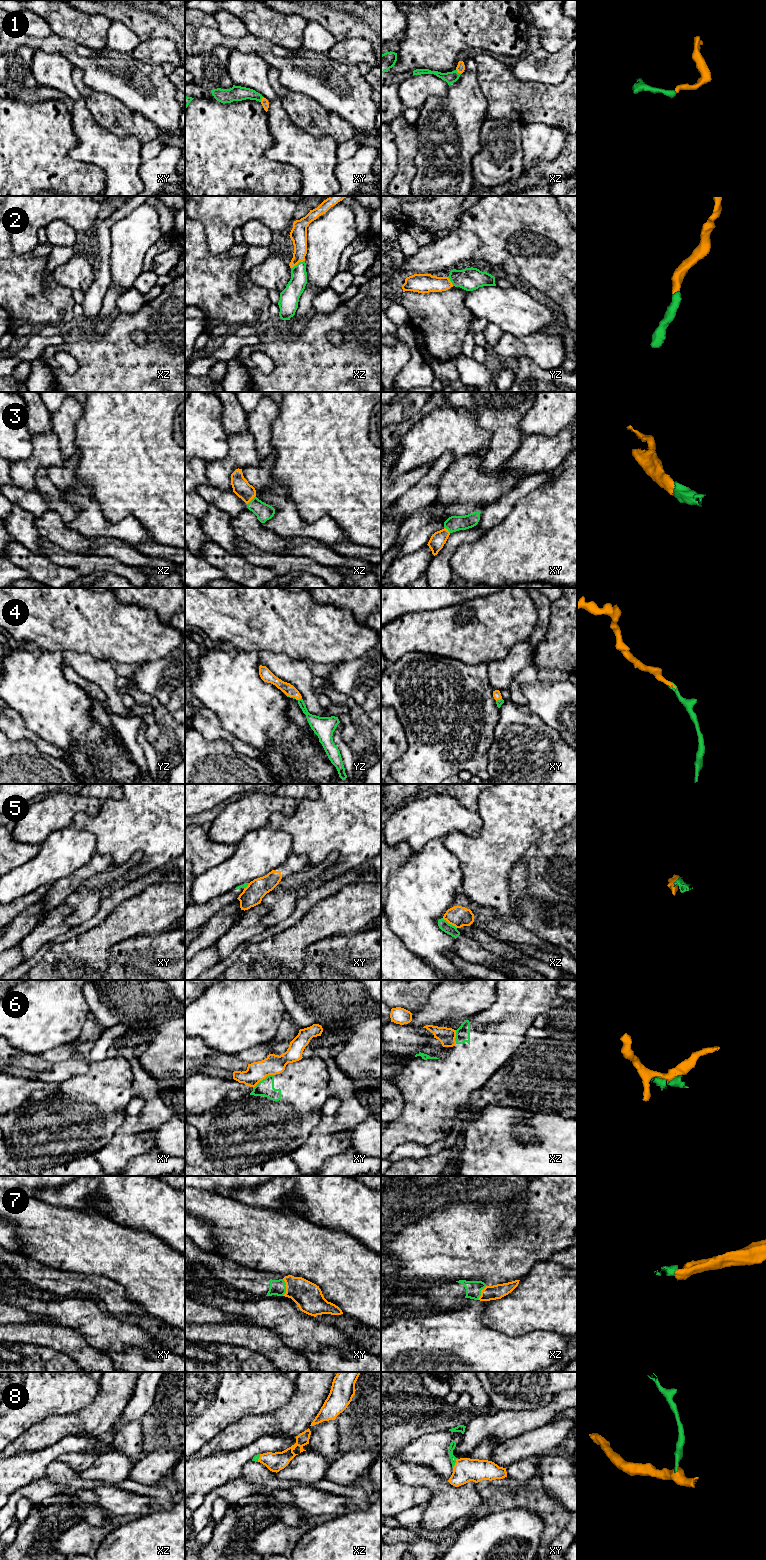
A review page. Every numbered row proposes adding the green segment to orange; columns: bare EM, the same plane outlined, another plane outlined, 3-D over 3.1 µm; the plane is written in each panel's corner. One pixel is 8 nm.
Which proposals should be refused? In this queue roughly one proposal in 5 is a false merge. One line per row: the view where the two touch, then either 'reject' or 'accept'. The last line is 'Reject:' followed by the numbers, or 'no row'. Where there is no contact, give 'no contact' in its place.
1: xz | accept
2: xz | accept
3: xz | accept
4: yz | accept
5: xz | reject
6: xy | reject
7: xy | accept
8: xy | accept
Reject: 5, 6

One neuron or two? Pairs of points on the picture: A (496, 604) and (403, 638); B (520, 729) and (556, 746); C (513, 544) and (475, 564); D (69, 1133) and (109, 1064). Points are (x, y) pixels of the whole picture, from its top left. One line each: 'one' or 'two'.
A: one
B: one
C: one
D: one

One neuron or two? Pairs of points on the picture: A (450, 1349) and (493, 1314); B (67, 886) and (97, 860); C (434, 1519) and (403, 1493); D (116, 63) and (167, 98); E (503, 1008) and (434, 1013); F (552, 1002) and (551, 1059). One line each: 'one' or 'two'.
A: two
B: one
C: two
D: one
E: two
F: two

